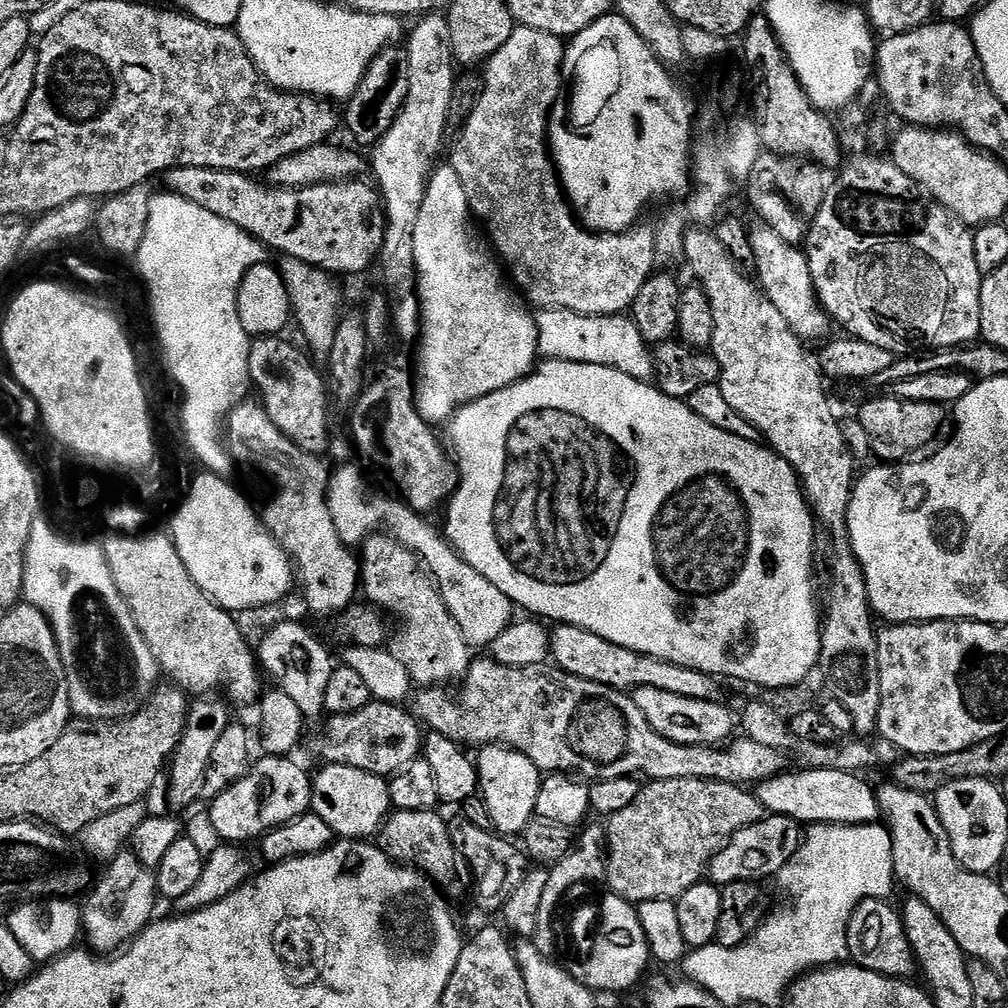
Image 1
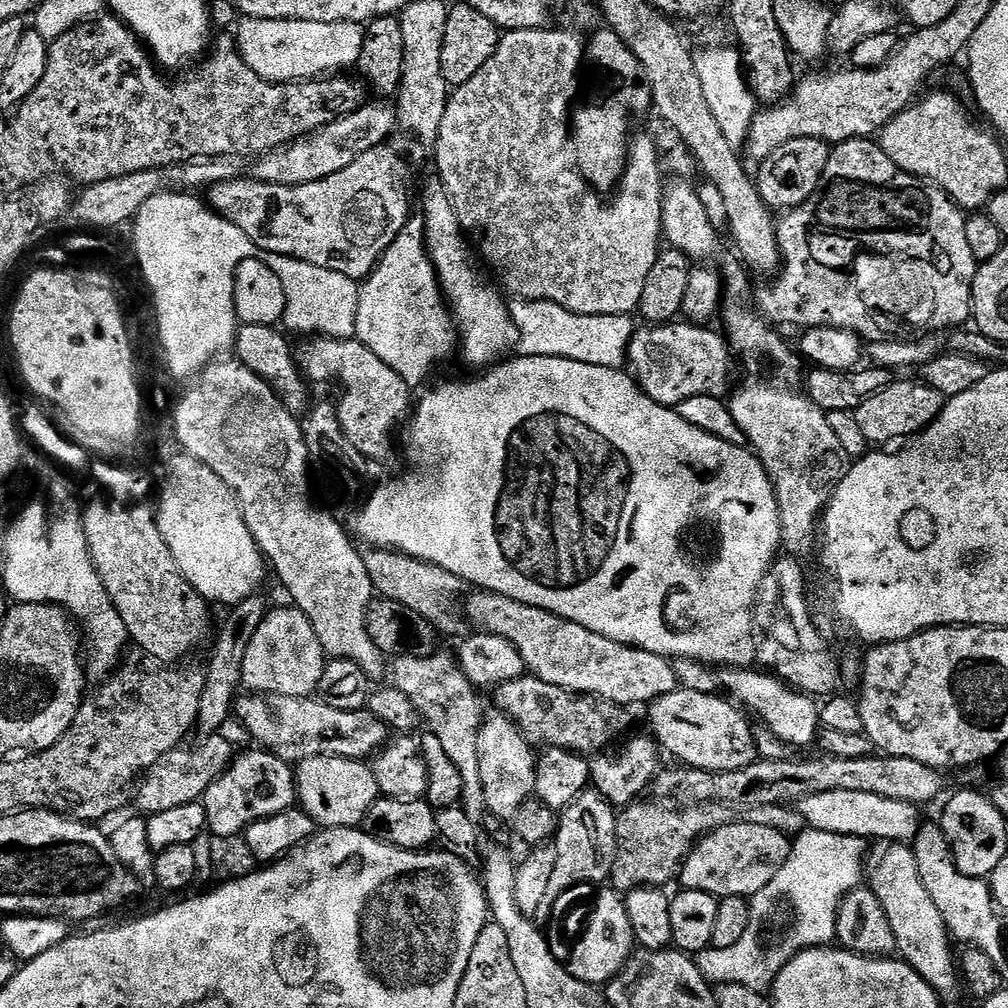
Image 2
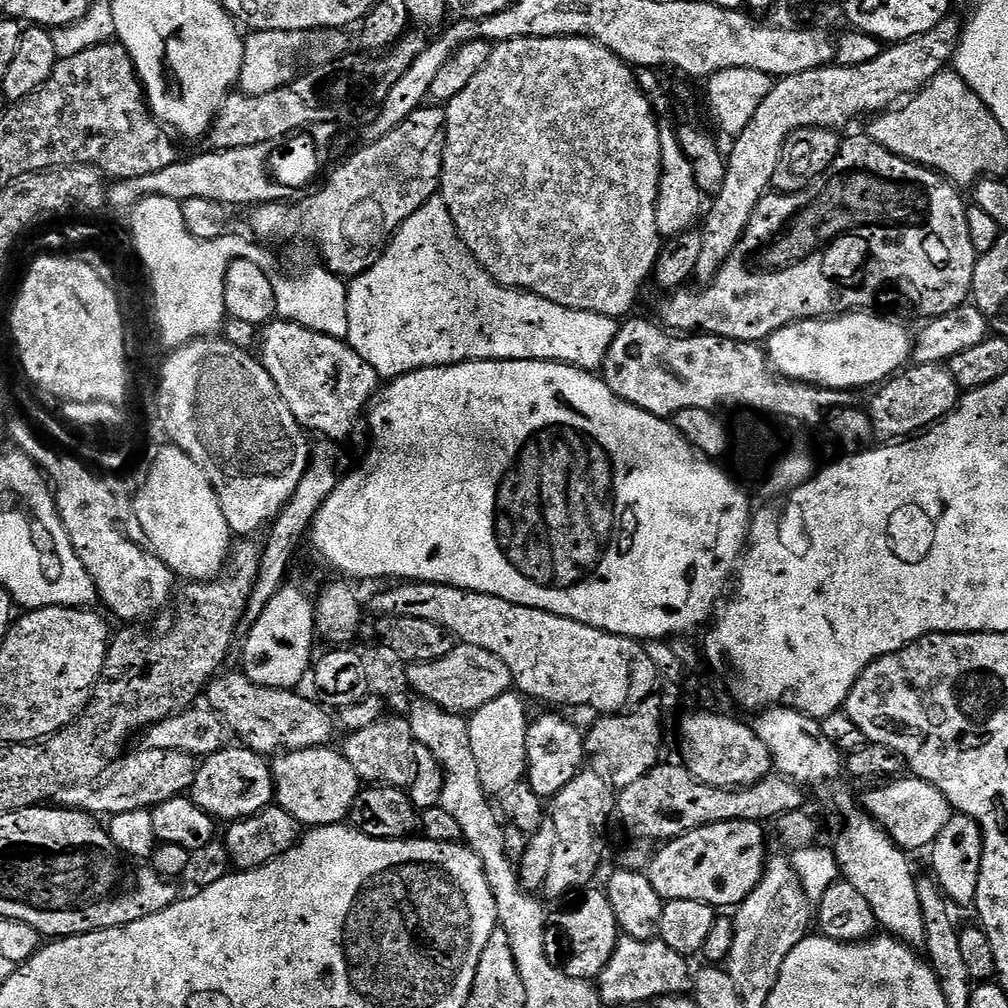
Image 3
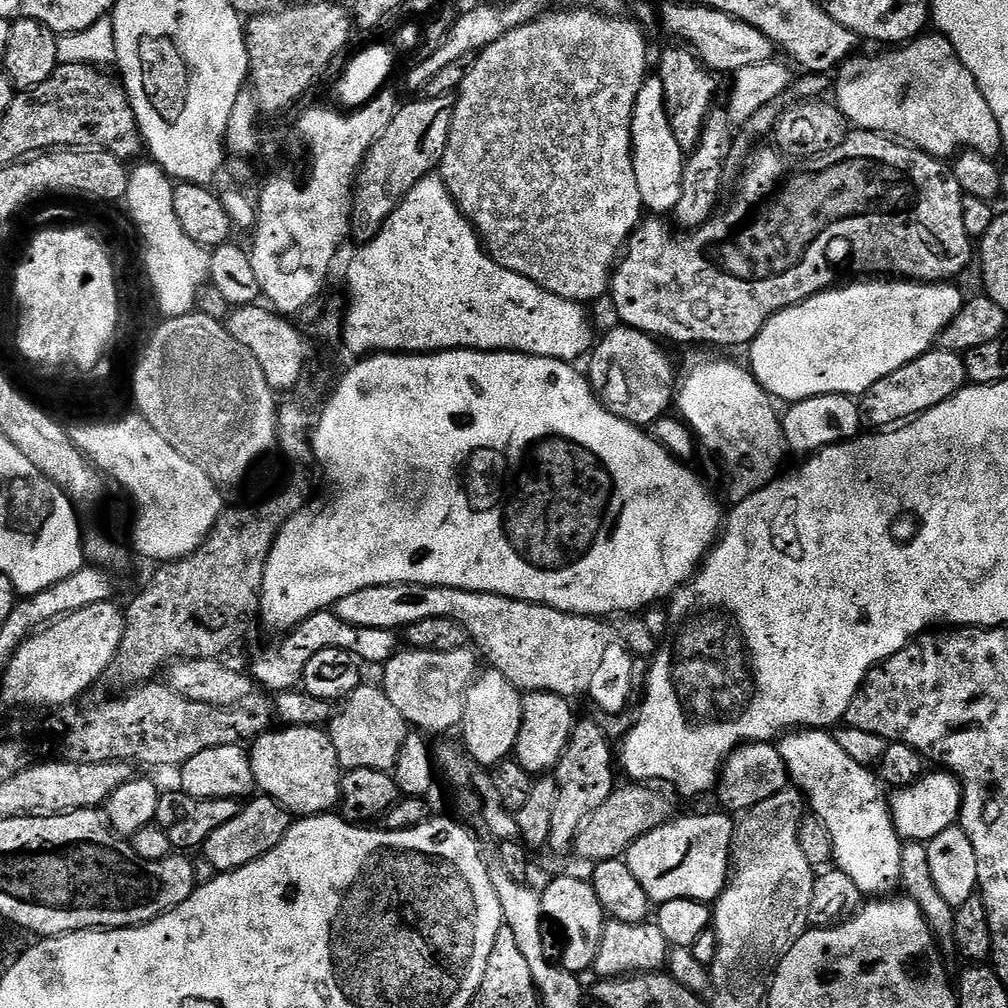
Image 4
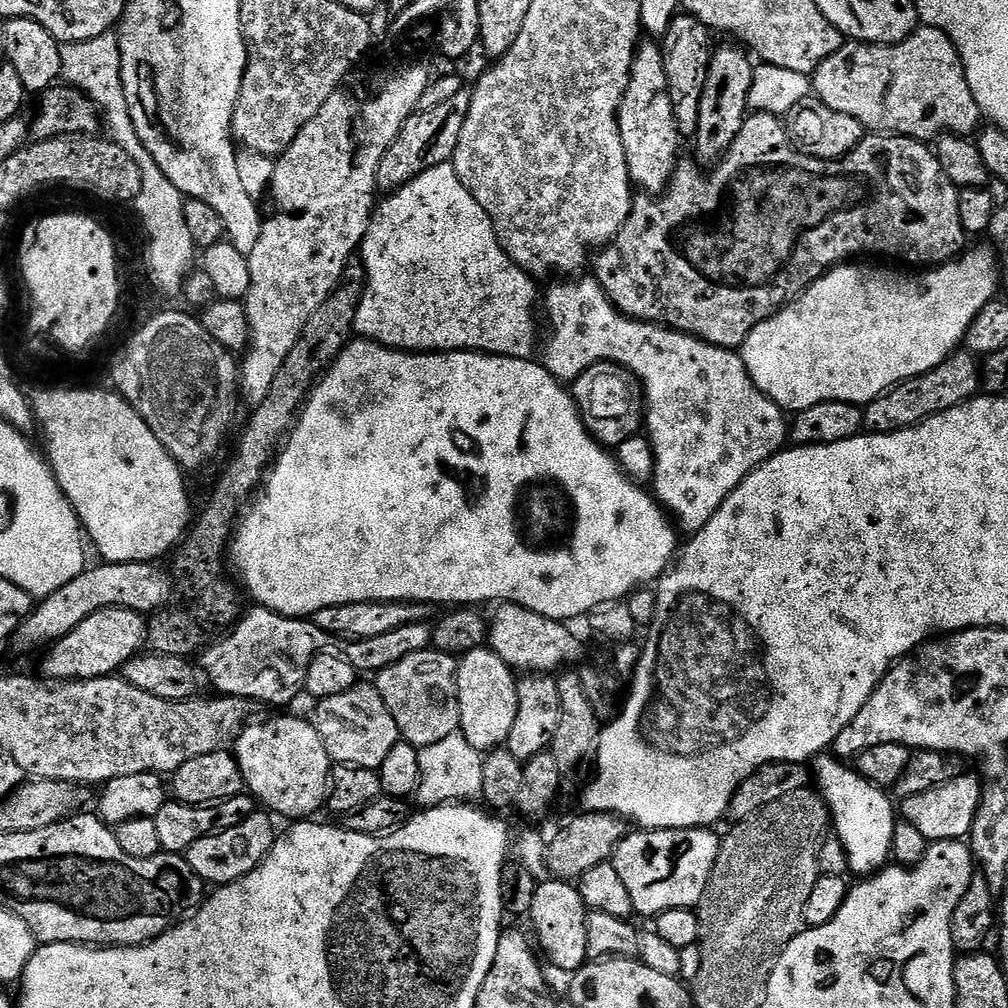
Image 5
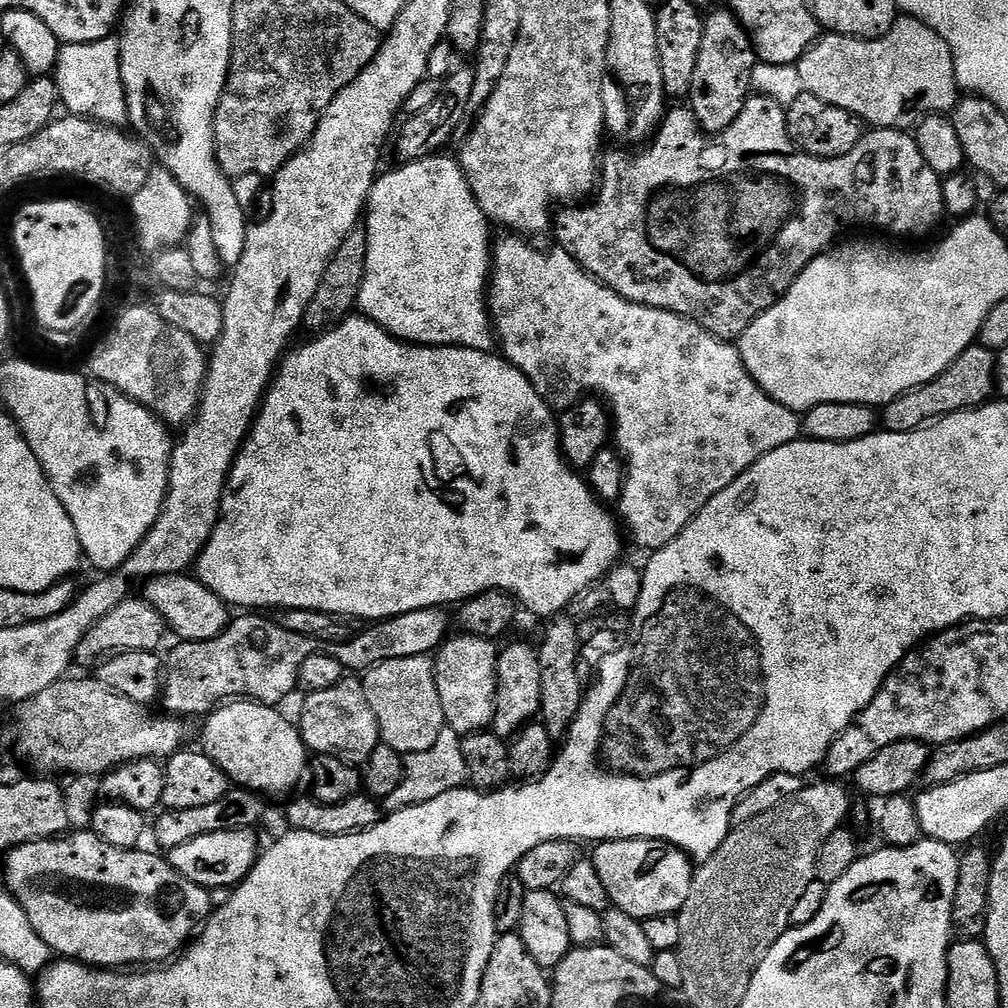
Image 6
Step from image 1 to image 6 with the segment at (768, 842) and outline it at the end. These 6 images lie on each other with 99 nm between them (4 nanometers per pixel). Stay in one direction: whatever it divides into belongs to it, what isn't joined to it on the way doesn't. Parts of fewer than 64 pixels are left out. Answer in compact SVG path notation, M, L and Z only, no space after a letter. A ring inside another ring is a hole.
M606 840L590 853L598 876L606 885L611 907L641 922L679 913L690 898L694 861L687 852L665 840Z

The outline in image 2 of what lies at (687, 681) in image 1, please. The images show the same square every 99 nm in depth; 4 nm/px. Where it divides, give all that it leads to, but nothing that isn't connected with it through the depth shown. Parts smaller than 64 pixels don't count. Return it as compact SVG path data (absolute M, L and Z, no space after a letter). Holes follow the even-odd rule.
M476 590L473 593L473 596L465 602L464 608L462 604L462 612L467 623L477 624L477 629L506 638L506 642L510 642L518 650L518 654L522 654L525 669L542 682L550 682L550 686L558 686L567 692L579 692L582 696L595 696L605 704L617 706L629 706L628 704L648 706L652 701L662 698L662 694L670 694L678 686L673 661L667 656L650 654L641 648L614 642L602 634L594 634L594 630L586 630L586 626L578 626L578 622L556 616L538 606L506 598L497 592Z

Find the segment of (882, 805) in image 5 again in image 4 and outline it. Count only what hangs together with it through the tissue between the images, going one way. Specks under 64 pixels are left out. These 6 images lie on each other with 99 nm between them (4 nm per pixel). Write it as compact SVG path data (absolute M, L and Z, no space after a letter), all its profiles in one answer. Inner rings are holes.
M801 729L787 733L777 743L779 753L787 762L791 783L805 795L813 815L823 822L830 833L833 865L848 878L853 879L861 895L868 898L886 898L898 890L901 878L900 862L903 841L893 825L891 807L882 796L881 785L875 773L864 768L843 750L833 733L825 729Z

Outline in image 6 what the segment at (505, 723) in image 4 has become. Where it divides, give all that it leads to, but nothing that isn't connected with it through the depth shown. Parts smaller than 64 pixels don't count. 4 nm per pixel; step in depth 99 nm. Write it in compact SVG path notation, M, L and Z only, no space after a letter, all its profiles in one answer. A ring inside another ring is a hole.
M456 634L440 645L434 656L436 666L436 685L438 698L442 702L444 723L459 734L485 731L492 723L494 702L496 701L496 658L498 648L491 640L483 640L477 636Z

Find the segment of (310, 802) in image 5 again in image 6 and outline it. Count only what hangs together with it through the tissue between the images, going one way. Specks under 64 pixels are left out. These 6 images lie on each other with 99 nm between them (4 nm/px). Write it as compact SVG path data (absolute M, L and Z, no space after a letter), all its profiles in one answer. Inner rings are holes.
M236 698L221 703L204 722L202 751L227 774L233 785L269 794L295 793L303 780L305 783L310 772L308 747L300 736L299 727L293 721L291 724L280 710L247 698Z

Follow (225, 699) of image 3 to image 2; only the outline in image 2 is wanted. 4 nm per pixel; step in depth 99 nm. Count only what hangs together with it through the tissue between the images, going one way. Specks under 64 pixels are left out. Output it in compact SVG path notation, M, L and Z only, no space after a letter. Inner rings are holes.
M240 694L236 697L234 705L235 719L240 719L240 724L246 731L252 735L253 745L259 746L263 751L268 752L271 756L276 756L279 760L284 760L289 766L299 766L304 760L310 758L318 758L319 756L337 756L338 758L346 758L347 760L367 761L369 758L375 757L376 753L384 747L390 736L390 729L383 724L378 718L367 710L358 712L347 712L346 710L334 710L334 706L326 706L323 700L319 698L309 698L307 696L269 696L267 694Z

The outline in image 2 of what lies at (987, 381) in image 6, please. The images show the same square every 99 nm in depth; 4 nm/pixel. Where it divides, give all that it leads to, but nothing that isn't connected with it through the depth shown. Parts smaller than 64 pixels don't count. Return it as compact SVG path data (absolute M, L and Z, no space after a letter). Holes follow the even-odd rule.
M896 378L890 386L886 386L886 390L866 398L866 402L862 402L862 406L856 408L854 415L862 434L866 434L869 445L892 446L895 445L892 444L895 440L900 440L903 436L915 437L930 427L940 416L945 403L946 397L929 384L916 378L913 380Z

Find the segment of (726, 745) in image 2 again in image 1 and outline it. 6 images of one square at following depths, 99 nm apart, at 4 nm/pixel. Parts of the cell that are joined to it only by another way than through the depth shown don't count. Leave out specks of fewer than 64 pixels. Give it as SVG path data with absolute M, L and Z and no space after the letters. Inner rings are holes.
M652 686L633 688L630 695L634 706L646 714L646 722L650 722L654 731L670 742L720 746L733 739L732 716L723 708L723 703L682 698L682 694L670 694L670 690L654 690Z

